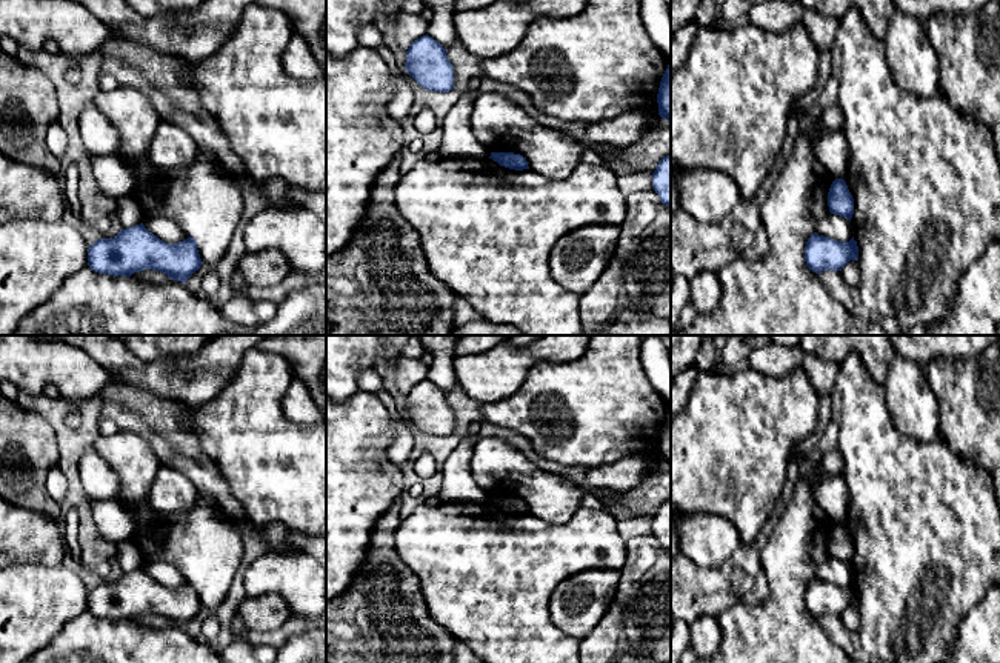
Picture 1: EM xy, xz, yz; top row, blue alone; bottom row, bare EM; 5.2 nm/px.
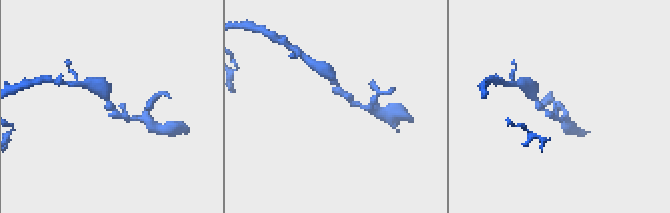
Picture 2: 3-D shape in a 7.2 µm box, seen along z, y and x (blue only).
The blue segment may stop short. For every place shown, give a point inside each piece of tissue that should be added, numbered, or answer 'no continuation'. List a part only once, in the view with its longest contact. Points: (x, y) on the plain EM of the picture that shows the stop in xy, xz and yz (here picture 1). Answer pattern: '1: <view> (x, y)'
no continuation

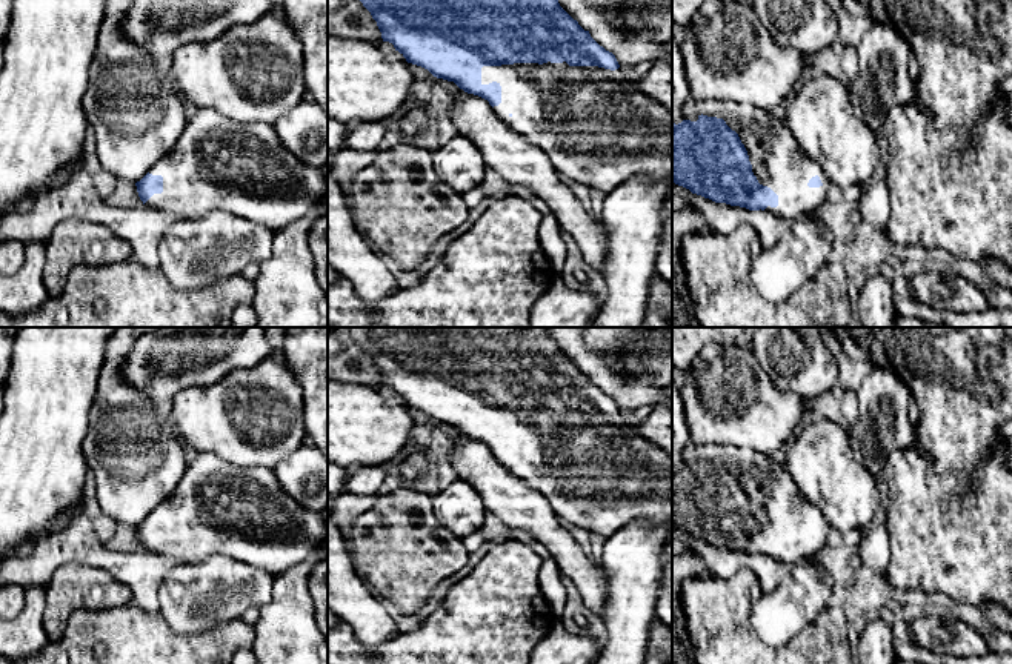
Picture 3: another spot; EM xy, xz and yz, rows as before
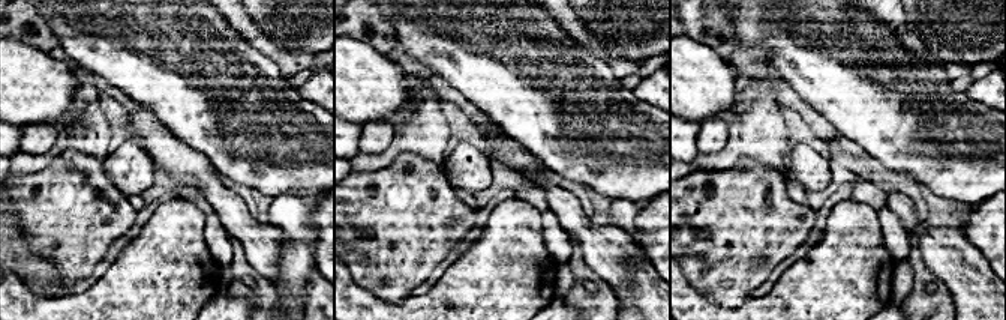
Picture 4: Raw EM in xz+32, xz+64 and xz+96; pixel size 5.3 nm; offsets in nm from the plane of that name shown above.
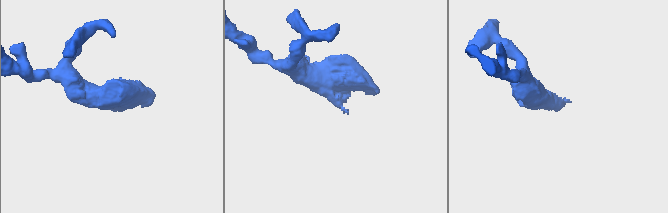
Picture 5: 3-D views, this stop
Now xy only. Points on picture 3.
1: xy (217, 509)

